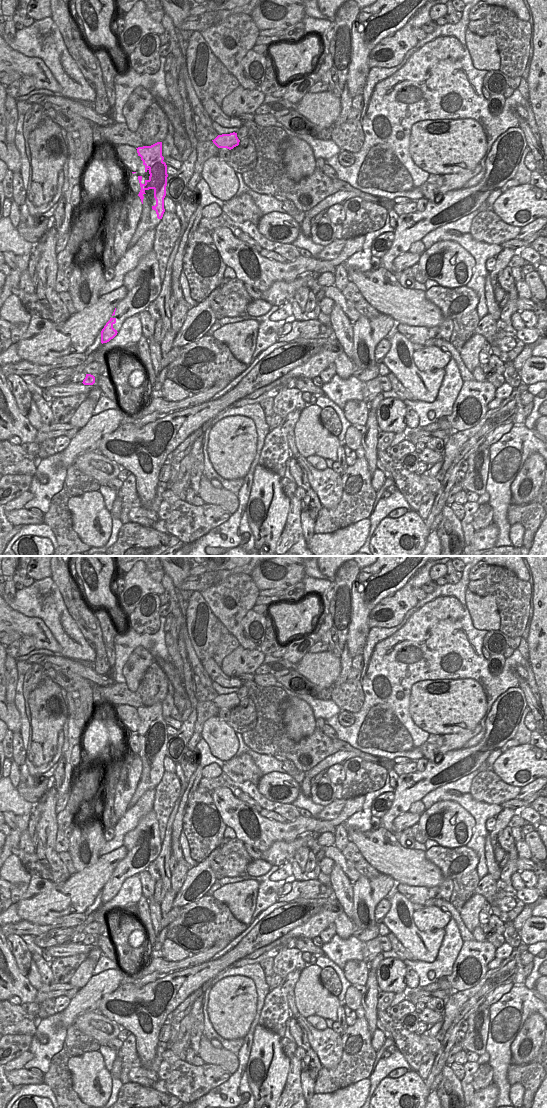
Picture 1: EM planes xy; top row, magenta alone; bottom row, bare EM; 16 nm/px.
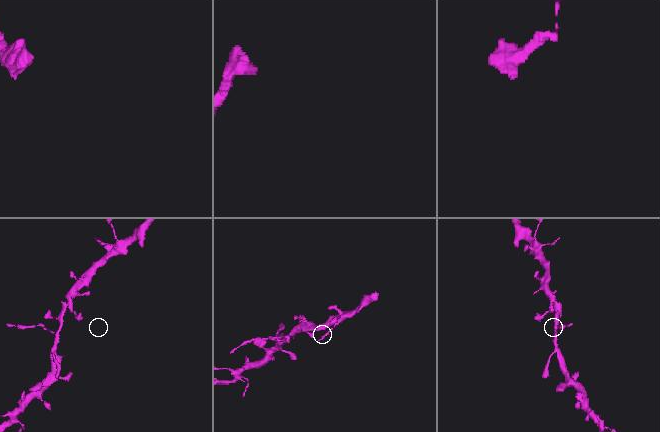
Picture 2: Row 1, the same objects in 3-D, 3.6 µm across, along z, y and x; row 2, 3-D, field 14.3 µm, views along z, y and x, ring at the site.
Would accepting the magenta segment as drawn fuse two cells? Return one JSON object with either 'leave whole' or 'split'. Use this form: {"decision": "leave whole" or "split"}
{"decision": "split"}

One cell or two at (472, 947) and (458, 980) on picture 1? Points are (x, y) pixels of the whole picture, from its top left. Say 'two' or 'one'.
one

